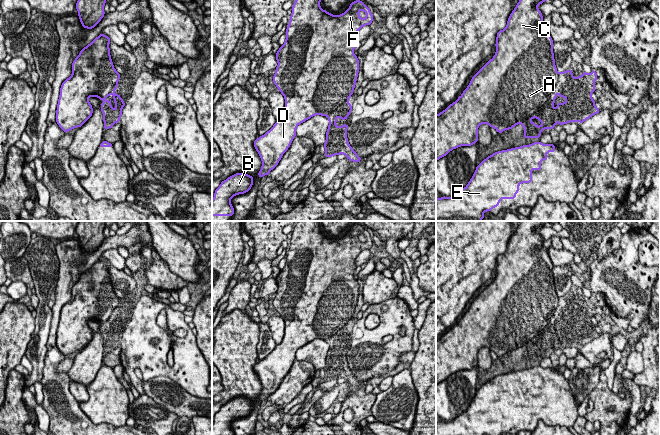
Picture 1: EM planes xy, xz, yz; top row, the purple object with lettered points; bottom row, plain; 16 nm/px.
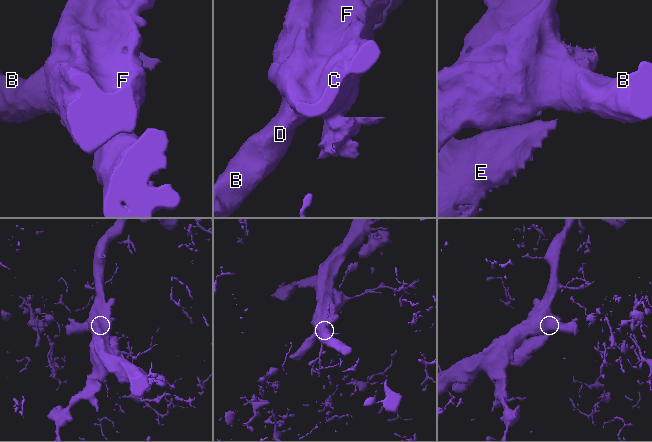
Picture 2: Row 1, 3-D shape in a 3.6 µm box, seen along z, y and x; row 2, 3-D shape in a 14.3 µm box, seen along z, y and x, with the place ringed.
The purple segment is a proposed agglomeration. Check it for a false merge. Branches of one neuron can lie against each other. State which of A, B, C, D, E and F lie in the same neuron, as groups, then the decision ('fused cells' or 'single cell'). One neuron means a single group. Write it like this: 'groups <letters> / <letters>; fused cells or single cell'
groups A B C D E F; single cell

